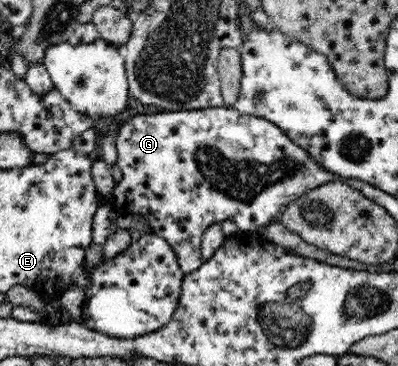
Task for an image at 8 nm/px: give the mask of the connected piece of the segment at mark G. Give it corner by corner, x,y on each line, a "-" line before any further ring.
227,104
221,107
194,109
183,111
157,111
144,112
142,114
135,114
128,118
125,123
120,126
116,135
116,149
118,160
116,164
121,169
122,179
116,184
112,193
114,201
112,206
114,210
120,215
139,214
147,220
151,226
152,232
162,237
174,249
175,255
178,257
178,262
183,273
188,274
194,272
204,261
201,258
202,239
206,229
213,224
221,224
225,219
234,221
240,229
241,233
250,233
255,235
259,227
266,226
272,222
273,217
277,217
279,213
301,197
306,191
318,188
320,185
336,180
335,175
319,167
315,160
311,159
311,155
300,148
293,142
285,133
283,129
279,129
277,125
260,117
251,117
249,114
241,113
234,107

